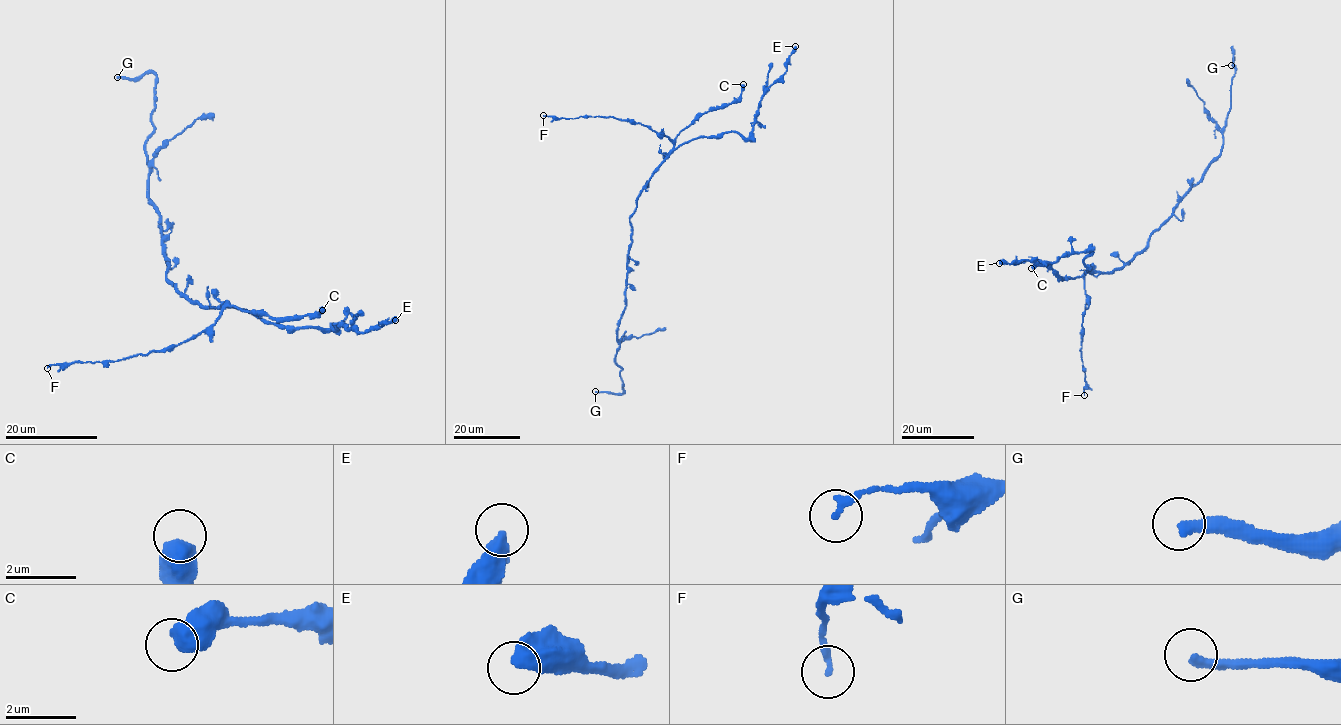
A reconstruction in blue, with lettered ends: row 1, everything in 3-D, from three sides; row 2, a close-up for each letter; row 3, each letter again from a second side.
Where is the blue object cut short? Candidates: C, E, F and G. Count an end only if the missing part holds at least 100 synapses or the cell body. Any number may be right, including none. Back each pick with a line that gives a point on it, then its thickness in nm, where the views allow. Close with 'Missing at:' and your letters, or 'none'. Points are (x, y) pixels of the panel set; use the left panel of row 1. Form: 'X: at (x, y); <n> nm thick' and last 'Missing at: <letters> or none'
G: at (117, 77); 280 nm thick
Missing at: G

